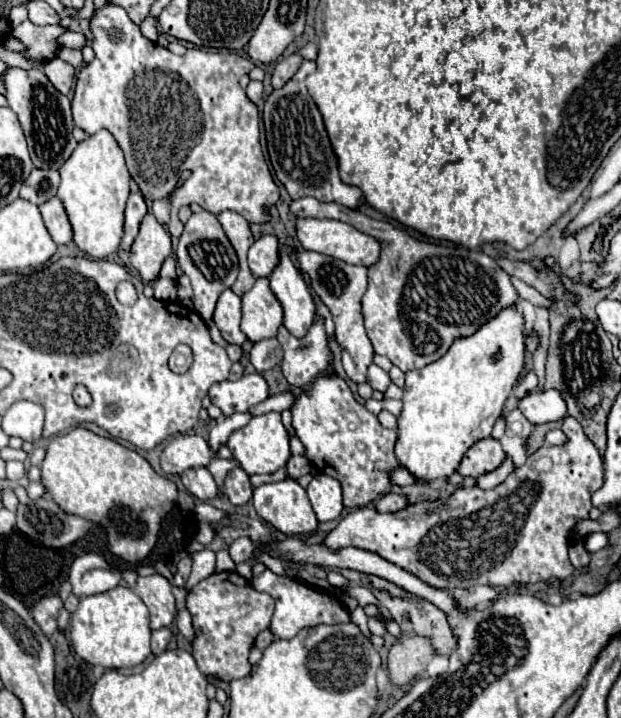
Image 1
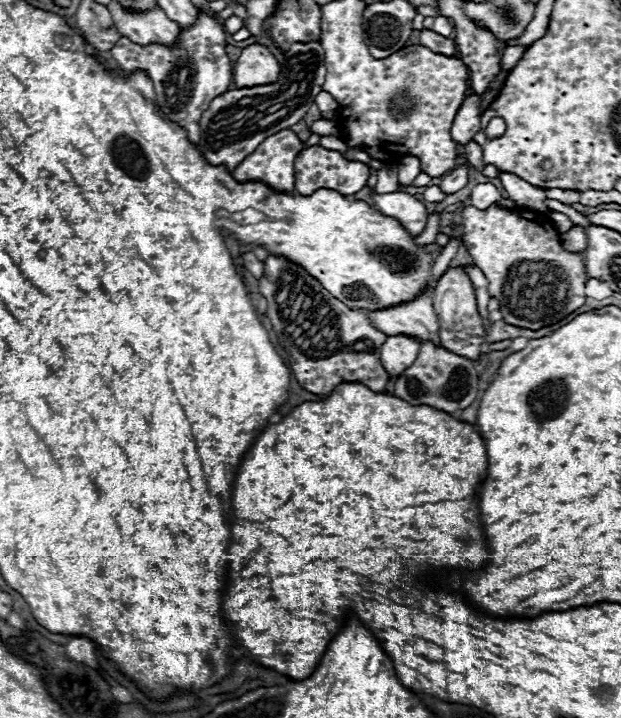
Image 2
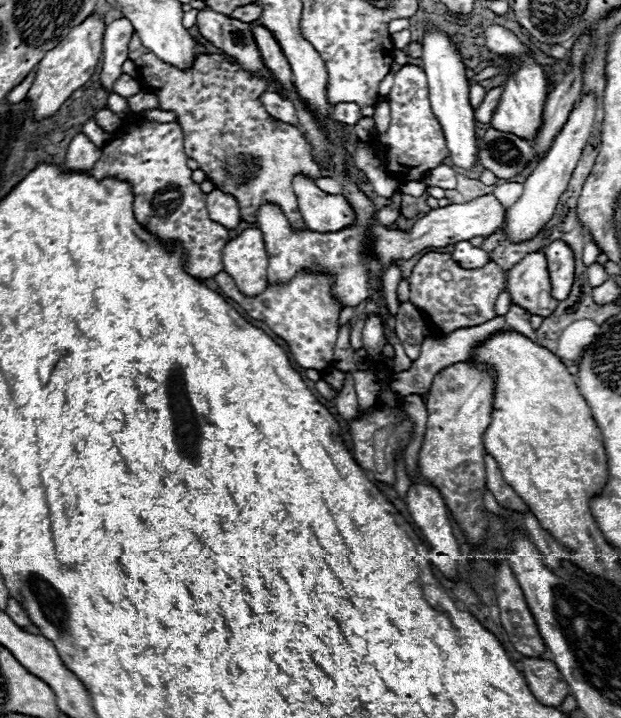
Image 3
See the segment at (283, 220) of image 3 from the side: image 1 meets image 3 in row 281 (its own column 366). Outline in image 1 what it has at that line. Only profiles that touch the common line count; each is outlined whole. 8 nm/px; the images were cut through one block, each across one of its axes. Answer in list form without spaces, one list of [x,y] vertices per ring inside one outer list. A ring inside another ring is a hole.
[[[298,252],[302,270],[306,270],[312,278],[312,290],[322,298],[322,302],[330,308],[334,324],[336,324],[336,340],[342,350],[342,366],[348,378],[356,384],[366,382],[366,368],[372,364],[374,350],[364,330],[362,318],[362,294],[366,292],[366,266],[352,266],[332,256],[324,256],[318,252]]]

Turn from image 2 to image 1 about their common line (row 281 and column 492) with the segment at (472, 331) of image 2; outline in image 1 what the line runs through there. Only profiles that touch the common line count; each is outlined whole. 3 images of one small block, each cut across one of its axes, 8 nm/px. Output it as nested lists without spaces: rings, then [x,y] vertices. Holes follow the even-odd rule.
[[[484,438],[478,440],[462,458],[458,472],[462,476],[472,476],[478,478],[486,472],[492,472],[494,468],[498,468],[502,464],[502,460],[506,458],[502,446],[498,440],[494,438]]]

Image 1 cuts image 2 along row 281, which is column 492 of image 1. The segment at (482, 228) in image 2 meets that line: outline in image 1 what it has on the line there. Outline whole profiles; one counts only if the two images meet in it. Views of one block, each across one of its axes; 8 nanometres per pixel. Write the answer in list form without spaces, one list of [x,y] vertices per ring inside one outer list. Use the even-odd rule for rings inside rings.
[[[566,416],[562,422],[562,432],[568,438],[566,444],[546,444],[538,448],[496,488],[456,488],[454,494],[446,498],[408,504],[404,510],[398,510],[394,514],[378,514],[378,510],[374,508],[358,508],[340,520],[340,524],[326,536],[324,544],[332,550],[354,546],[376,552],[388,562],[428,582],[430,586],[446,590],[474,588],[482,584],[508,588],[518,582],[544,582],[550,576],[568,578],[574,572],[574,566],[568,560],[568,546],[572,540],[574,522],[588,518],[588,512],[592,508],[590,496],[604,482],[604,464],[598,448],[590,442],[590,438],[586,438],[578,420]]]

